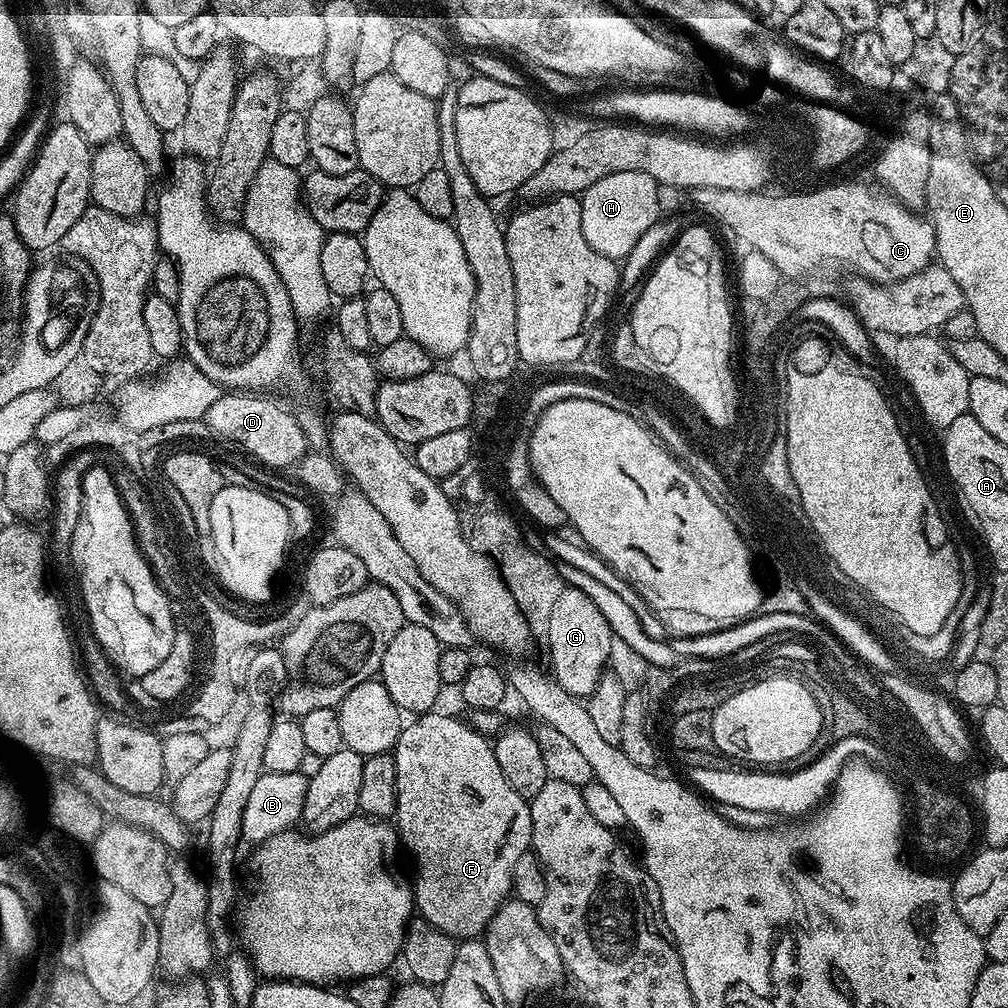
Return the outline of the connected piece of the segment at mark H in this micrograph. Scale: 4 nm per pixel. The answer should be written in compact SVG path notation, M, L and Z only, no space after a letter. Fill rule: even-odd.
M622 170L622 174L606 174L606 178L594 182L594 186L590 186L579 197L582 210L582 234L586 234L586 242L590 242L590 246L598 250L598 254L623 262L637 245L642 234L661 219L660 192L662 193L661 185L657 184L654 178L650 178L650 174L642 174L634 170Z

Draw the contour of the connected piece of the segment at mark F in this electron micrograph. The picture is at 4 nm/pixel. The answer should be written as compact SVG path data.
M433 710L420 715L403 725L400 729L400 737L394 749L396 757L396 769L398 770L398 802L396 803L396 815L394 827L400 833L400 842L405 849L412 851L416 859L416 880L414 876L414 908L417 913L428 923L433 924L438 930L442 930L448 936L457 941L471 940L479 937L487 929L494 914L505 900L509 899L512 890L512 875L514 865L522 854L526 854L532 847L532 823L530 822L529 801L506 782L506 774L502 774L502 766L498 766L495 747L490 743L489 737L483 732L476 731L471 723L455 720L452 716L443 716L440 710Z

